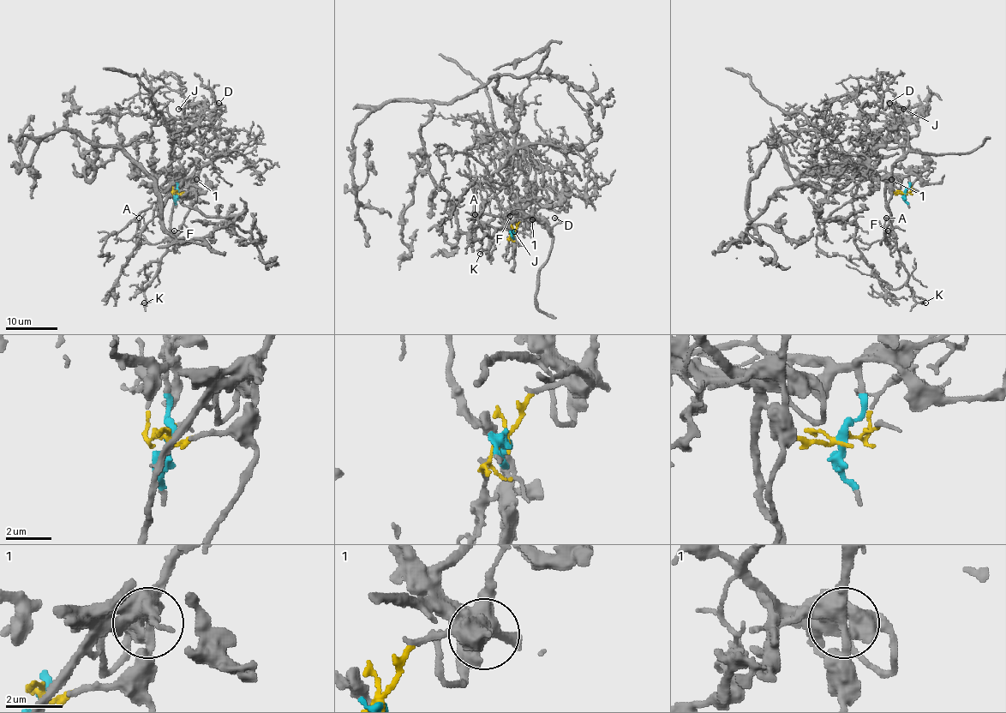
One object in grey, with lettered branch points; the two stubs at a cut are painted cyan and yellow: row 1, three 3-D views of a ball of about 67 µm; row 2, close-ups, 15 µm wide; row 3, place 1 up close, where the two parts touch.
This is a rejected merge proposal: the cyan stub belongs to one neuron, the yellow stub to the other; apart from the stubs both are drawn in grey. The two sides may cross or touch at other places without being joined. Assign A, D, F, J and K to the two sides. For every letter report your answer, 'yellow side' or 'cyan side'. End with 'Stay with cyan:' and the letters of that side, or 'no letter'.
A: yellow side
D: yellow side
F: yellow side
J: yellow side
K: yellow side
Stay with cyan: no letter

